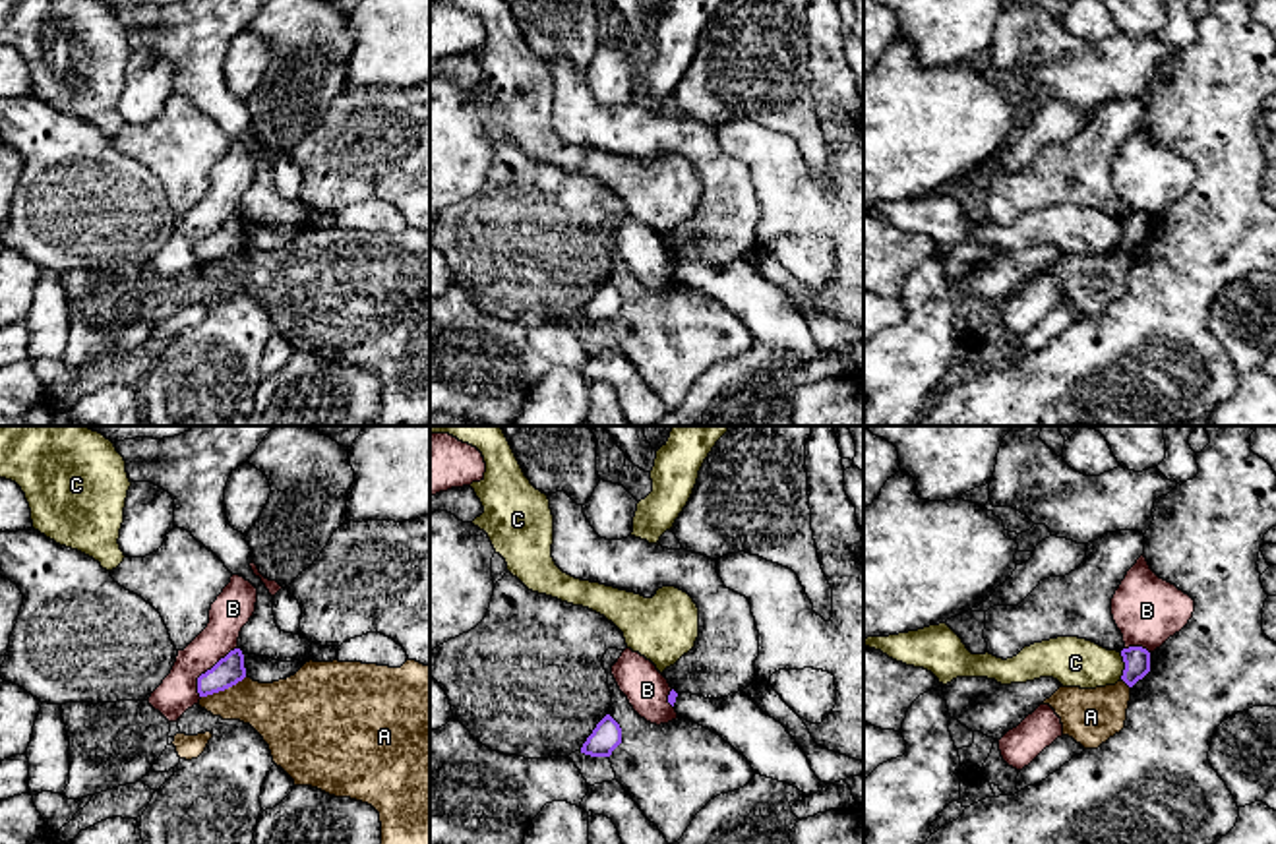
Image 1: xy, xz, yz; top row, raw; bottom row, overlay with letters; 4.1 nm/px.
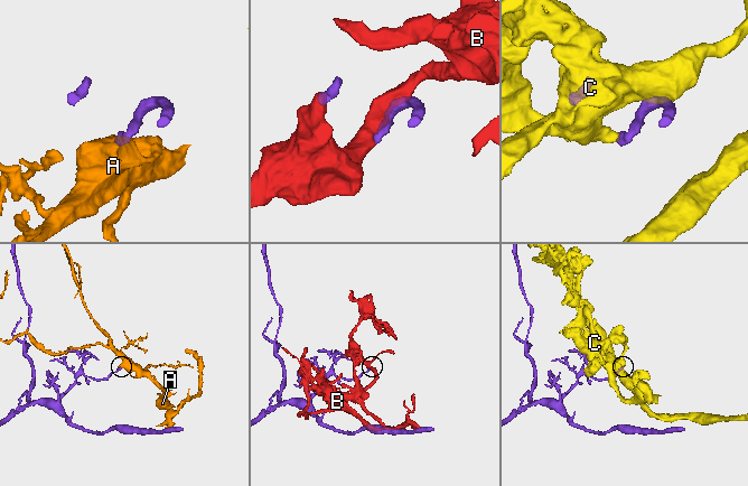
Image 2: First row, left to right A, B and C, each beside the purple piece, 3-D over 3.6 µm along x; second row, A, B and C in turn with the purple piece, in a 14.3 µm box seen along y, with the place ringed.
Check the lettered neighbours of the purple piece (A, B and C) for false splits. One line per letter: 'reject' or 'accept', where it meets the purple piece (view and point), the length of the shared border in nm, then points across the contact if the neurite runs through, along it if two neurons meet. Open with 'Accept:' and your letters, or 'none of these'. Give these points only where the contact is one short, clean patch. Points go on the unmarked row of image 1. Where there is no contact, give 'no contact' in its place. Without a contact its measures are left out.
Accept: none of these
A: reject | xy (223, 256) | 220 nm | along xy (246, 242), (202, 264)
B: reject | xy (208, 237) | 260 nm
C: reject | yz (1125, 233) | 110 nm

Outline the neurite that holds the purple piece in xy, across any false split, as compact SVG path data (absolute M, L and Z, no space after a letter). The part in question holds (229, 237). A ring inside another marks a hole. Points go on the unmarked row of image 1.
M240 215L230 217L211 236L197 244L199 263L225 257L246 244L244 221Z

